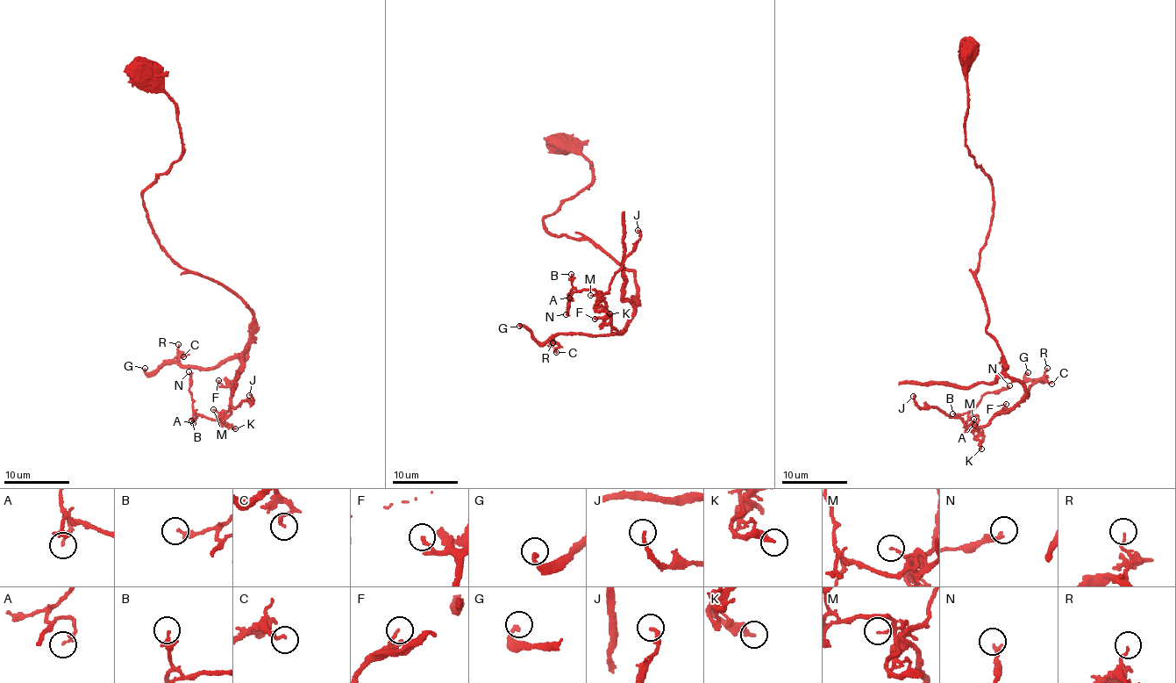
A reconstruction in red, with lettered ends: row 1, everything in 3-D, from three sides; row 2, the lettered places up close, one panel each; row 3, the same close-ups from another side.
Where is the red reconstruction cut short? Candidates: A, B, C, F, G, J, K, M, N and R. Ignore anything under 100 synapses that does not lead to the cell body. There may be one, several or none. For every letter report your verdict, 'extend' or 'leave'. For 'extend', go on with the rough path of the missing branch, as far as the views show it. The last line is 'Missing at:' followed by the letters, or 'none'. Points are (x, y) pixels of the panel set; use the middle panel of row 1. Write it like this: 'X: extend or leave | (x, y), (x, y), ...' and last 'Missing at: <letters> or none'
A: leave
B: leave
C: leave
F: leave
G: leave
J: leave
K: leave
M: leave
N: leave
R: leave
Missing at: none

